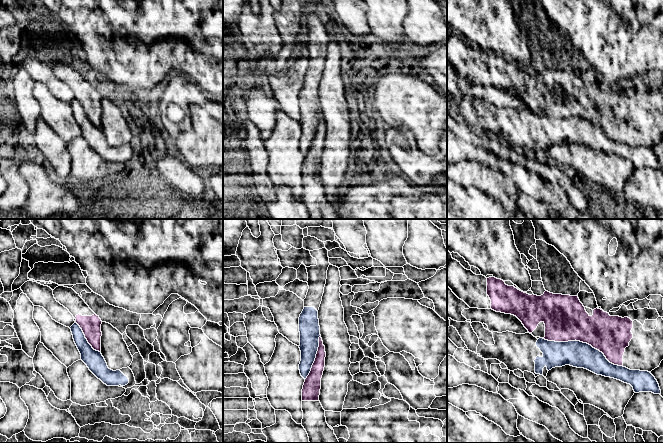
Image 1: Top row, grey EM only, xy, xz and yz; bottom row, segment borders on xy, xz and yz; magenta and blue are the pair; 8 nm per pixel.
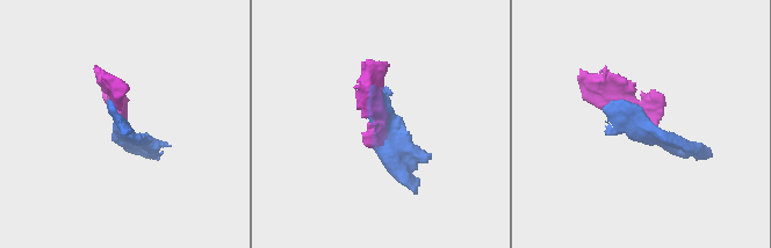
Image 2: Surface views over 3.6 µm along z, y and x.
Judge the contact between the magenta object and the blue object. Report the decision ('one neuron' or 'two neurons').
two neurons

